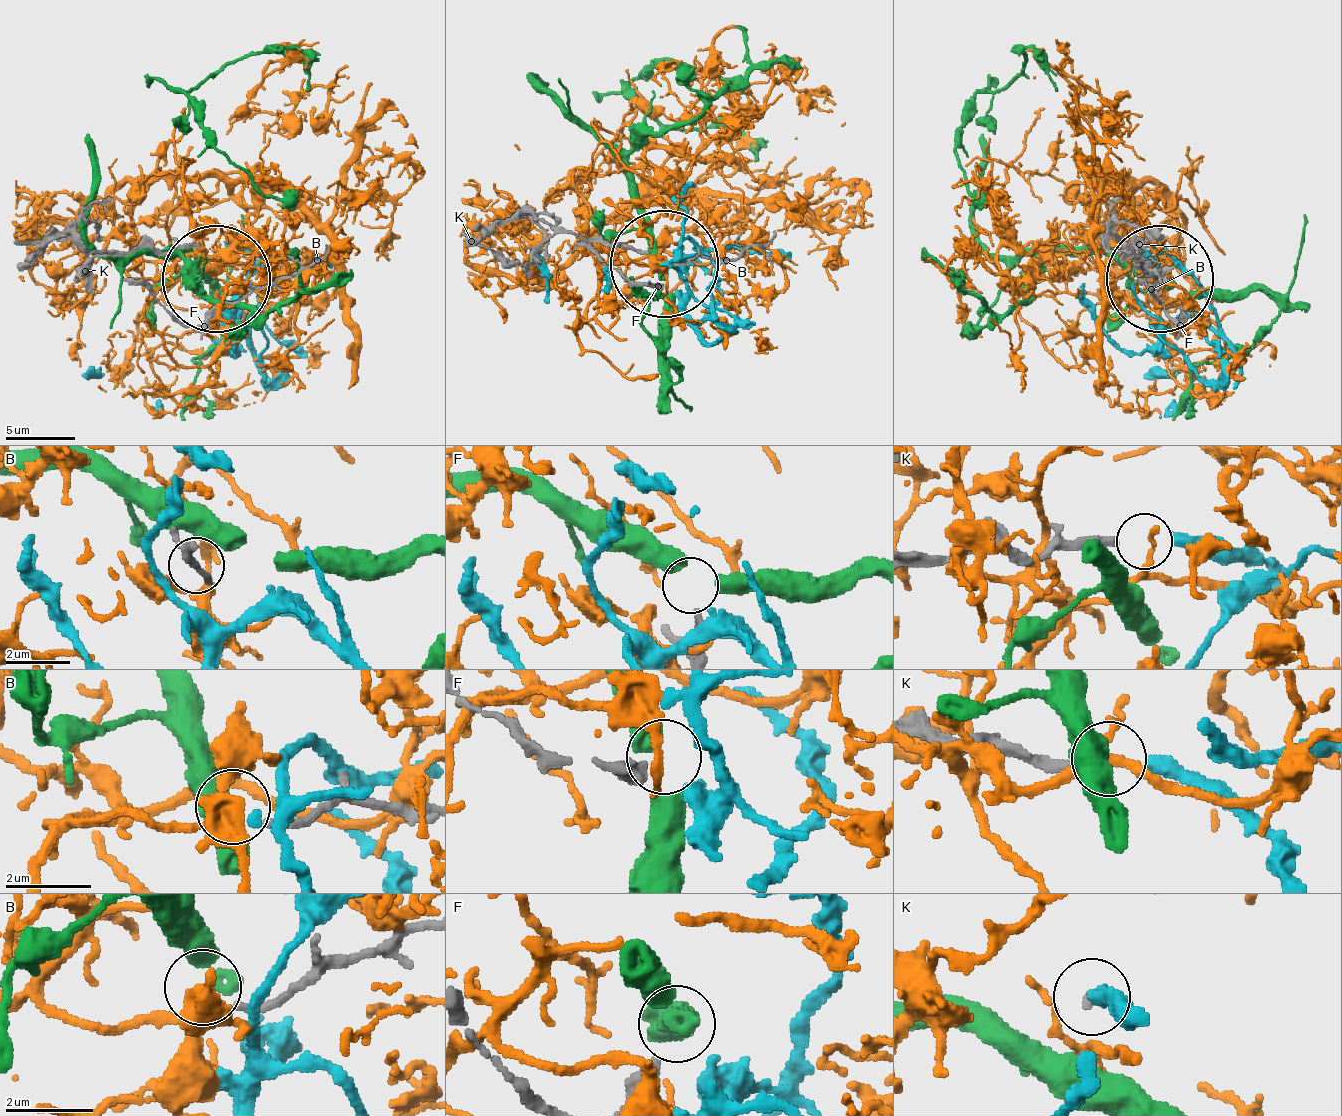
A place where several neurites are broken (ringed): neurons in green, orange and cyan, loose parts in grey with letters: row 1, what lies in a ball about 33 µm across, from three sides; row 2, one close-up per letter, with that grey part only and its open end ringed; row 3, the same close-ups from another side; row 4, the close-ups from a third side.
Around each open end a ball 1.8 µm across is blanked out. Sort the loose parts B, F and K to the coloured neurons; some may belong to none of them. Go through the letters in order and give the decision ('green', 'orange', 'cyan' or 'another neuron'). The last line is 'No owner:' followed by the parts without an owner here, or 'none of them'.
B: another neuron
F: another neuron
K: cyan
No owner: B, F

